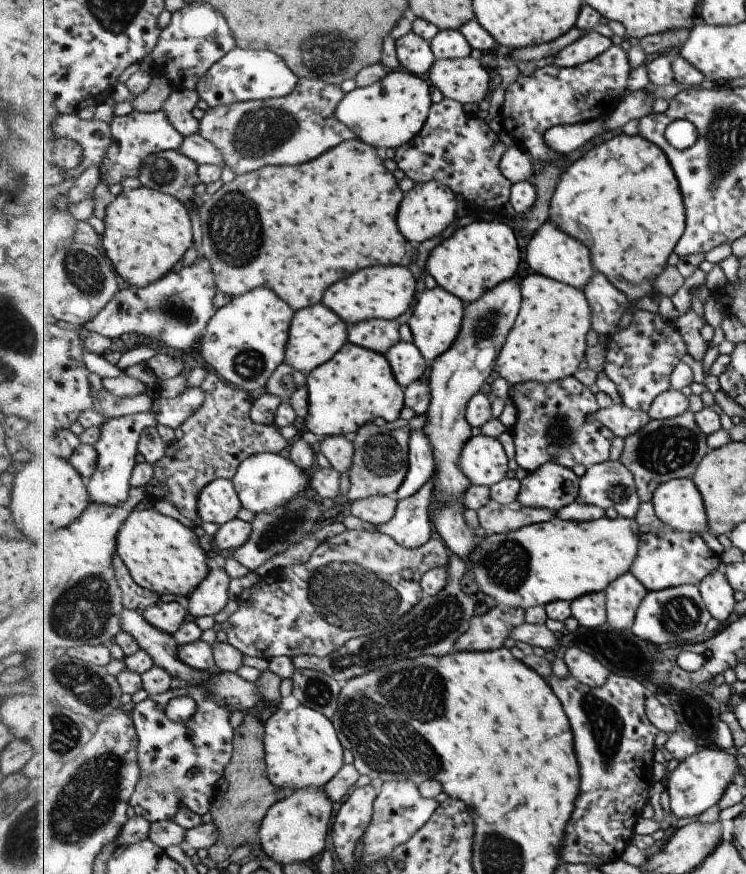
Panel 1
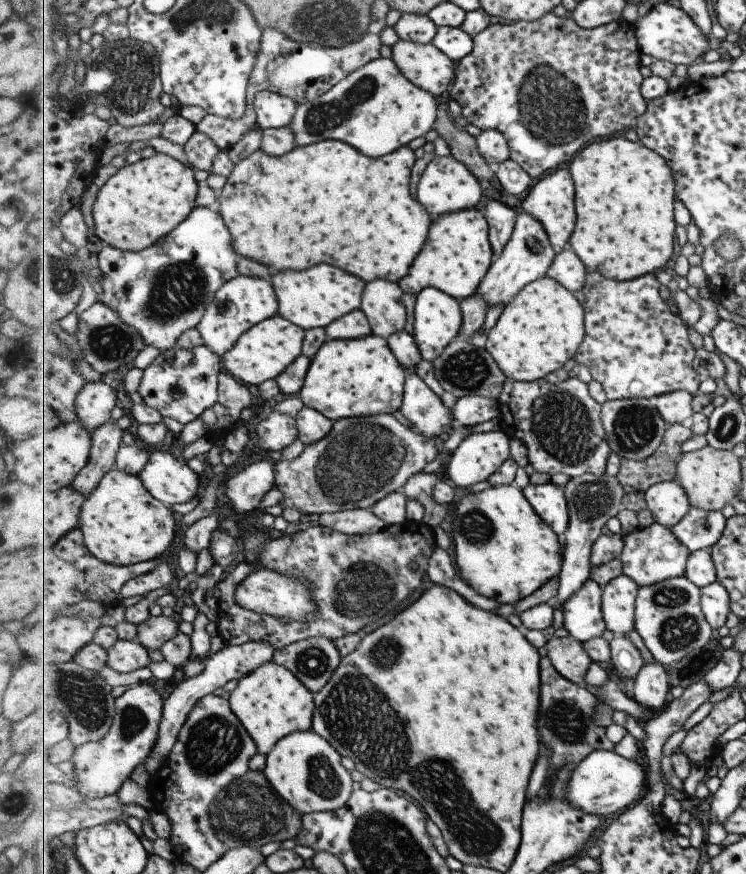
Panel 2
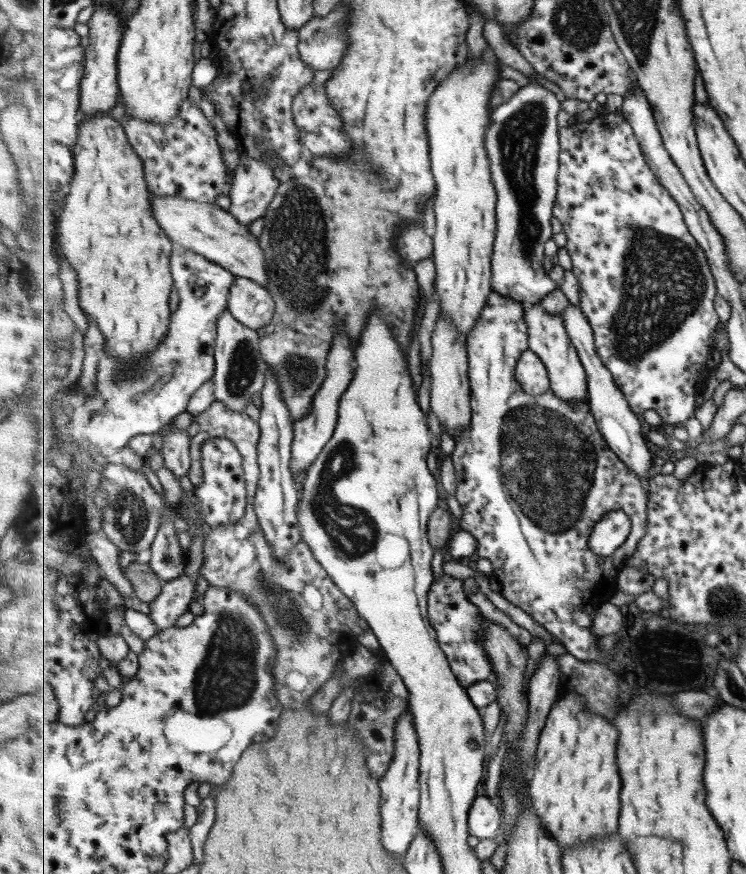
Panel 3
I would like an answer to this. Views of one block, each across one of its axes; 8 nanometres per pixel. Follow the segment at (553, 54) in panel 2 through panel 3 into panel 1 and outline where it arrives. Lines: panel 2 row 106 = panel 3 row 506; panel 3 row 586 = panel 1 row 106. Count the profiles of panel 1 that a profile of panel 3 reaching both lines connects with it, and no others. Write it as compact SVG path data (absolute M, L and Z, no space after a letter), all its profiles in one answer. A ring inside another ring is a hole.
M618 40L614 45L606 50L601 56L595 60L586 62L576 67L559 68L554 65L537 68L531 76L518 75L516 81L511 83L507 90L503 104L499 110L502 120L502 128L513 137L515 144L528 151L532 157L535 171L540 171L543 167L563 160L565 155L553 150L544 139L550 128L559 125L574 125L577 123L587 123L595 121L605 114L607 108L617 108L624 99L623 94L627 90L627 80L631 76L631 64L629 64L629 56L627 52L618 45Z

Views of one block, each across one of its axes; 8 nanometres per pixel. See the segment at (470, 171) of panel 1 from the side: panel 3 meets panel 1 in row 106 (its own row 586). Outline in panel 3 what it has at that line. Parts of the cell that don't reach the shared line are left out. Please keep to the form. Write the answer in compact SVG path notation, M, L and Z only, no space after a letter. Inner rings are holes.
M443 574L434 580L428 594L428 616L436 629L441 648L444 649L452 665L452 671L466 689L472 684L492 680L494 670L492 660L484 643L484 618L481 610L467 598L463 580Z

